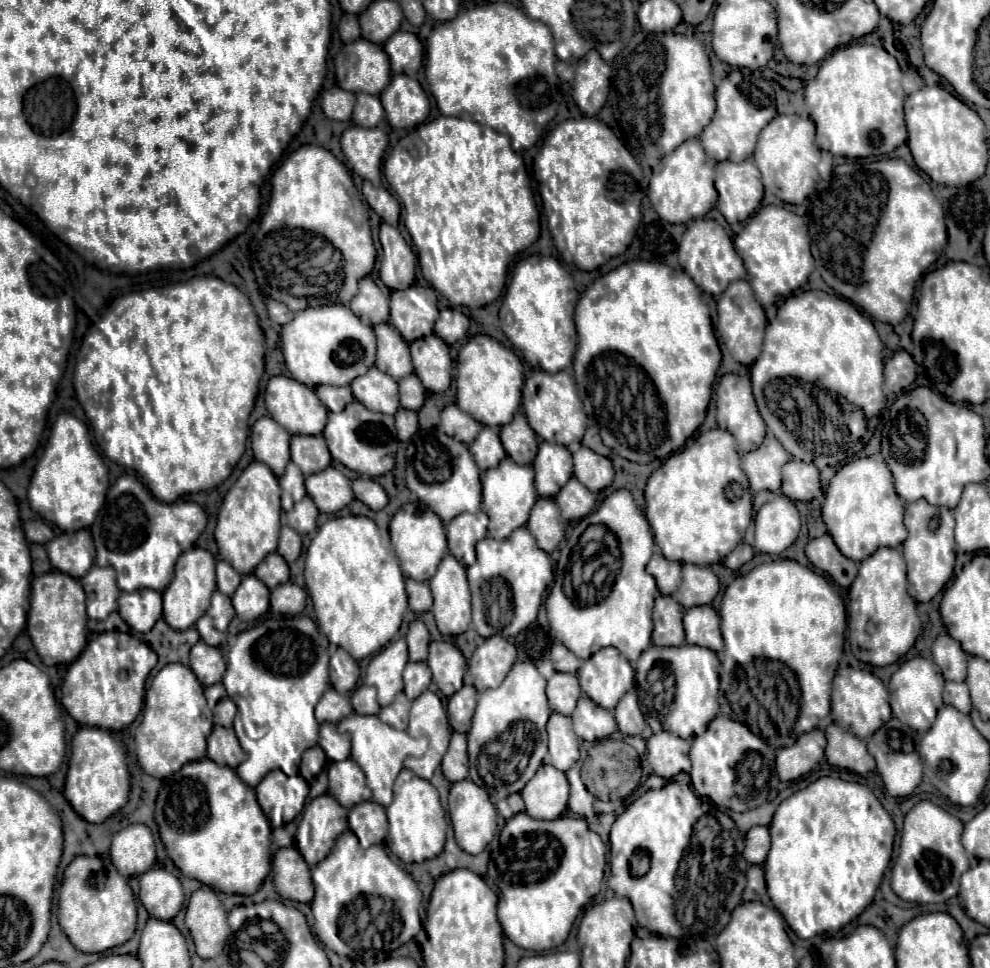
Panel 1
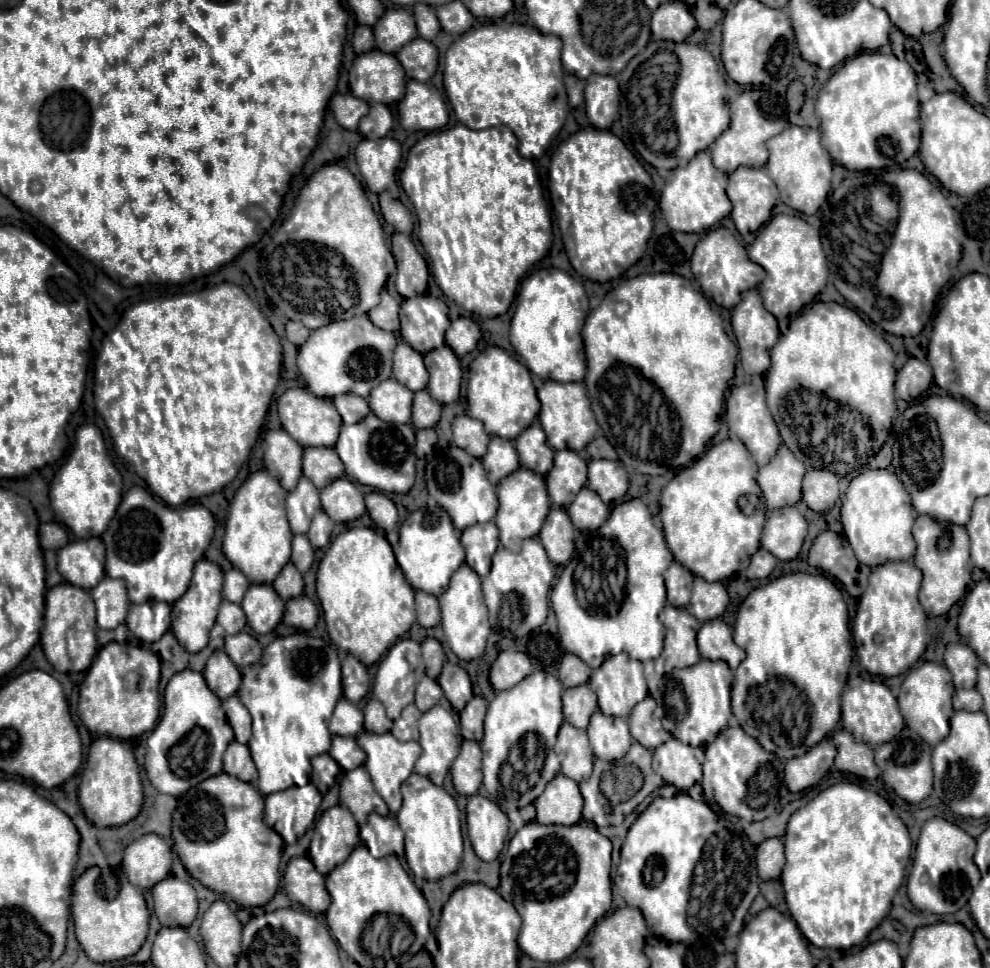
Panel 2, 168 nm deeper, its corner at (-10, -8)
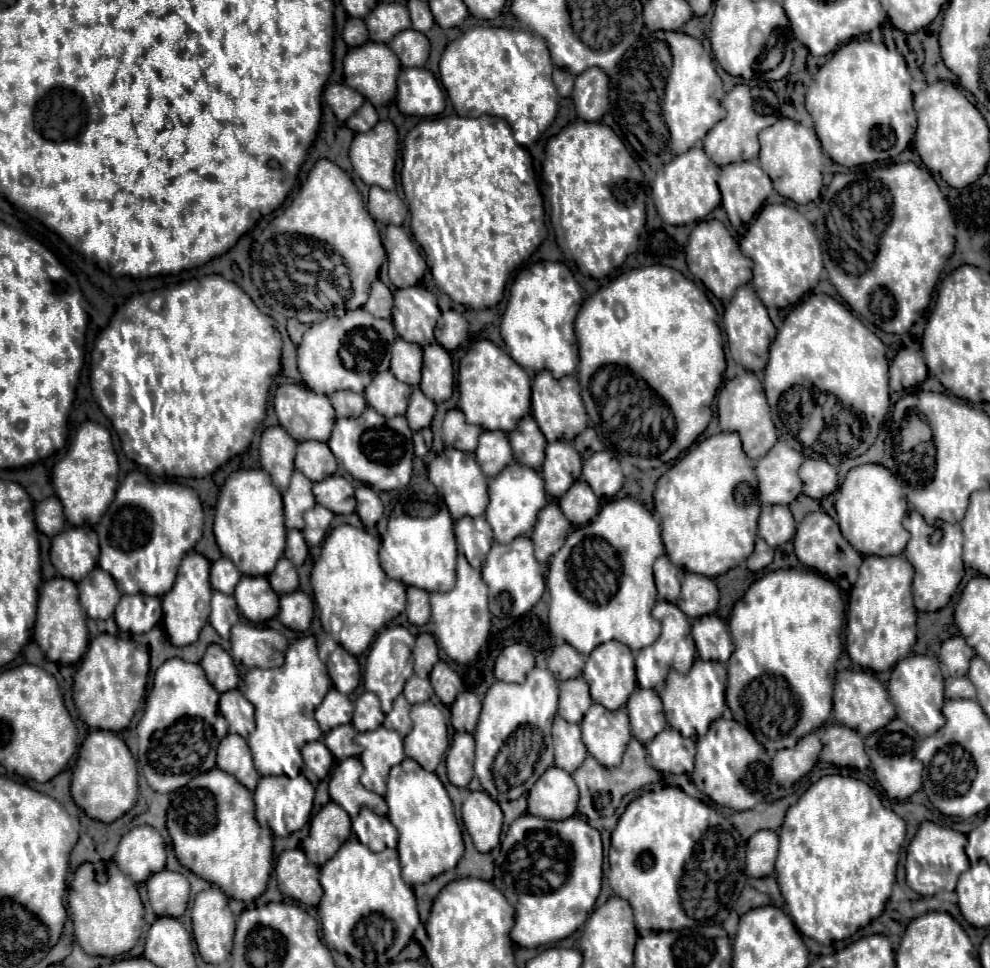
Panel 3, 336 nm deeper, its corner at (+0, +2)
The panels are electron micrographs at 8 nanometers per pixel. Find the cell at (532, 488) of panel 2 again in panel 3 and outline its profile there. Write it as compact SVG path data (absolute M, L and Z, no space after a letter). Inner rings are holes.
M509 464L497 478L489 480L489 506L485 512L487 522L493 528L493 536L499 544L509 544L519 536L529 536L533 532L533 522L537 520L537 512L547 506L547 496L543 488L543 478L537 470Z

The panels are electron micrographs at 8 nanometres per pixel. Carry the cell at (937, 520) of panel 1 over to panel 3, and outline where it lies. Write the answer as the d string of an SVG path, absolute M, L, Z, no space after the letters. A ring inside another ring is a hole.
M913 510L907 512L903 526L911 534L911 540L903 554L915 568L915 578L913 578L915 608L921 612L941 610L951 600L951 596L959 588L961 578L965 574L963 560L961 560L961 548L963 548L961 526L949 524L949 522L941 522L941 526L929 526L921 518L921 514L917 514Z

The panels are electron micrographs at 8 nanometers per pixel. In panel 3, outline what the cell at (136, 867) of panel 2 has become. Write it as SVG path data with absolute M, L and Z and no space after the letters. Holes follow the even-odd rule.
M137 826L121 838L113 860L125 876L145 882L151 874L165 868L165 842L153 826Z

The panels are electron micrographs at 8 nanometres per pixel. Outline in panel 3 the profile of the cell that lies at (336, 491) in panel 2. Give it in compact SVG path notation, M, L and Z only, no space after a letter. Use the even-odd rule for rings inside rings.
M333 474L321 482L315 482L313 494L321 506L333 514L351 514L355 510L355 489L343 476Z

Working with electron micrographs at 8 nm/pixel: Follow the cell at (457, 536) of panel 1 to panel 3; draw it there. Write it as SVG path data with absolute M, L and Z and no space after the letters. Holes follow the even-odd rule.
M465 516L455 522L455 536L461 552L467 556L473 568L481 568L485 564L487 552L493 544L493 530L483 516L471 518Z

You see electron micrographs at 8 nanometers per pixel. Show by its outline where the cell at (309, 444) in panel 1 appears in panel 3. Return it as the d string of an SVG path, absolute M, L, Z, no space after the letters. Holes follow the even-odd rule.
M307 440L297 446L295 468L301 470L309 480L321 482L337 470L337 460L325 442Z

